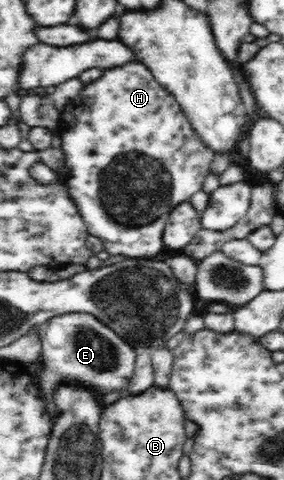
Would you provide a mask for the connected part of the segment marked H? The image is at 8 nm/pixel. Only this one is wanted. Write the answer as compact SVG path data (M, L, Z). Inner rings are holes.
M138 61L128 62L120 67L113 67L104 70L104 73L92 83L85 84L78 94L69 101L62 109L60 121L56 127L62 140L61 150L65 155L65 162L70 171L71 179L64 181L64 188L68 188L68 192L72 195L72 200L76 203L76 208L80 216L85 221L88 228L88 234L98 237L104 250L111 256L130 255L130 256L148 256L160 255L160 252L166 248L163 243L163 231L166 227L170 213L184 202L189 202L189 199L198 191L203 190L203 184L206 177L211 175L210 163L214 159L213 151L200 141L196 132L189 125L188 118L184 115L179 103L172 97L171 93L166 91L153 76L153 73L143 64Z

